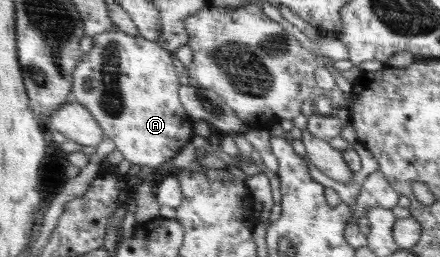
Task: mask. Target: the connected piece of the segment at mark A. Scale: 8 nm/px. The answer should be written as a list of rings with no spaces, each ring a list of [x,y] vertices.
[[[115,28],[101,35],[93,36],[93,46],[85,54],[85,59],[78,63],[73,72],[73,94],[71,99],[85,105],[97,123],[104,129],[106,138],[114,141],[116,149],[122,152],[124,159],[132,165],[149,166],[153,170],[164,165],[190,142],[194,120],[180,106],[174,64],[170,54],[156,41],[146,40],[143,36],[130,36]]]

